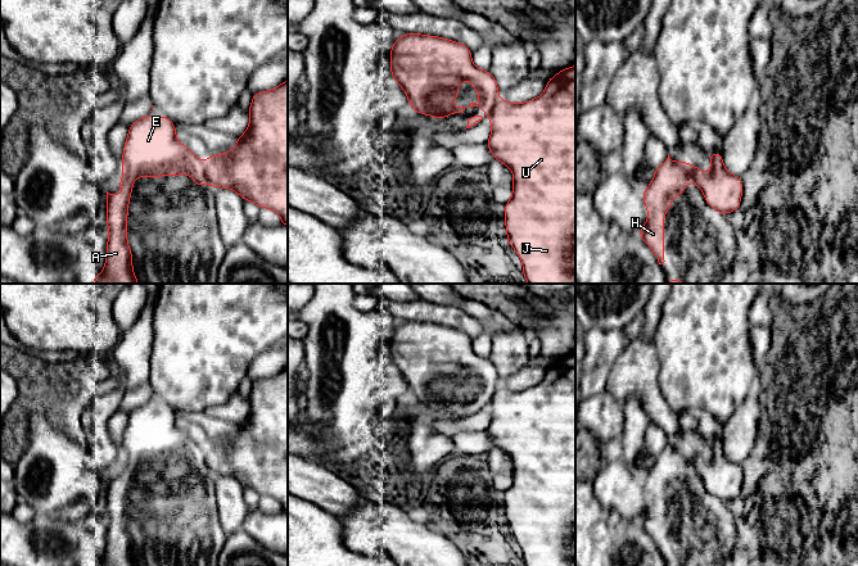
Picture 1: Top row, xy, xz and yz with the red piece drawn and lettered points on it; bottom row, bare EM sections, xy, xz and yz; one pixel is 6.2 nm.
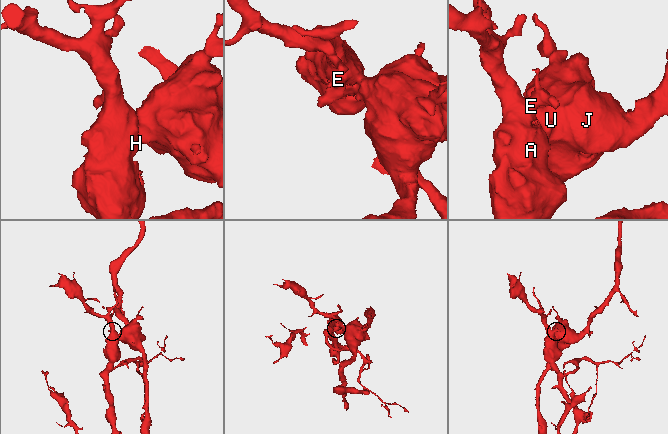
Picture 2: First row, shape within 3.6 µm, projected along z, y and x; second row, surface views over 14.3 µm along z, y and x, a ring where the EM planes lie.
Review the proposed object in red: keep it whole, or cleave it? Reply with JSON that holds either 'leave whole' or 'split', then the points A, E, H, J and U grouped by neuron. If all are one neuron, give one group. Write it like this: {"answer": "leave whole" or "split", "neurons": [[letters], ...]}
{"answer": "split", "neurons": [["A", "E", "H"], ["J", "U"]]}

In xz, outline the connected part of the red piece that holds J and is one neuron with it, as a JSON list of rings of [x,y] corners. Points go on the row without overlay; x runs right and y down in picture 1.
[[[575,353],[565,356],[547,368],[545,379],[541,384],[514,391],[498,386],[488,402],[492,420],[487,429],[487,434],[493,445],[507,453],[514,463],[512,484],[505,492],[505,513],[509,530],[523,551],[523,562],[525,566],[575,566]]]

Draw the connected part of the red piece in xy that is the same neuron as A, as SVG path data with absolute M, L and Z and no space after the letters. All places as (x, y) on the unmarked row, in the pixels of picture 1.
M146 402L130 412L122 442L121 483L107 479L107 547L95 566L136 566L127 530L127 501L134 468L137 465L191 462L193 472L209 472L204 450L177 429L176 413L164 404Z

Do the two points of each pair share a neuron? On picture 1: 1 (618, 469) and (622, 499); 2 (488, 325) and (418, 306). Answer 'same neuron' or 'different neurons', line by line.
1: same neuron
2: different neurons

